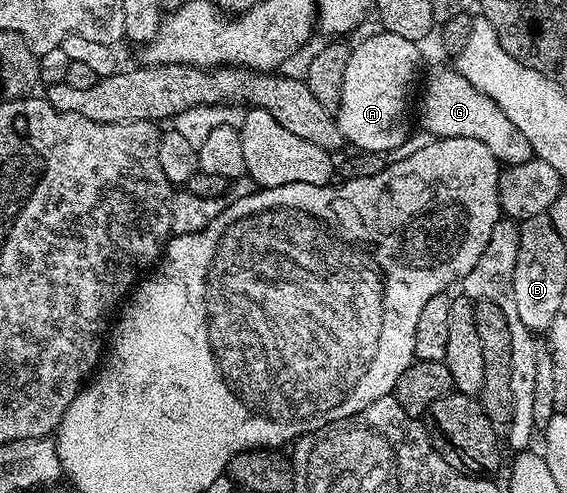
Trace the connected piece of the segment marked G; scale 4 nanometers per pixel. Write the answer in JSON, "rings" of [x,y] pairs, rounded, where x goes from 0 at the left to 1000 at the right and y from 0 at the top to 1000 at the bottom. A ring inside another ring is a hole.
{"rings":[[[808,140],[767,142],[753,158],[753,176],[744,176],[746,209],[735,215],[735,247],[762,282],[771,280],[825,280],[848,284],[862,308],[889,339],[926,333],[940,314],[933,284],[903,252],[898,235],[884,227],[884,219],[861,191],[852,191],[840,174],[827,170]],[[739,223],[739,239],[737,239]]]}

